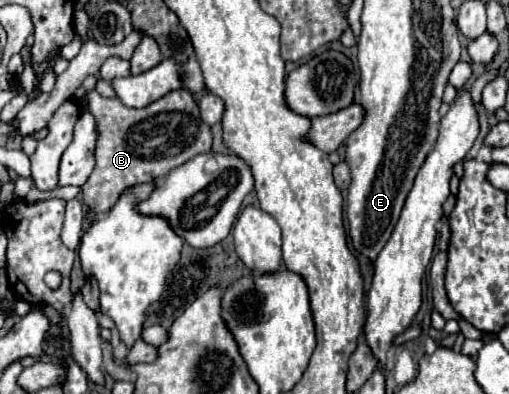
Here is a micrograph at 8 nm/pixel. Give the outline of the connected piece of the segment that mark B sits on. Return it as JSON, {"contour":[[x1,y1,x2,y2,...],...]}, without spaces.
{"contour":[[185,88,173,90,145,108,129,108,117,98,99,96,99,92,95,90,87,94,87,104,89,104,91,114,97,120,99,138,97,138,97,148,95,148,97,164,91,176,87,178,87,182,83,184,83,204,87,204,95,214,107,214,117,202,119,194,127,190,129,186,139,184,139,182,149,182,149,180,163,180,173,168,211,150,211,128,205,122,201,122,199,108,191,92]]}

